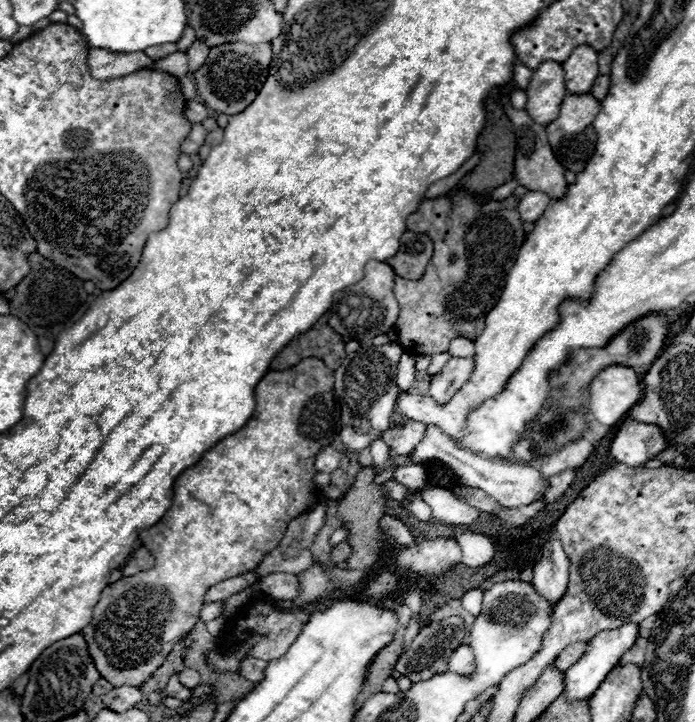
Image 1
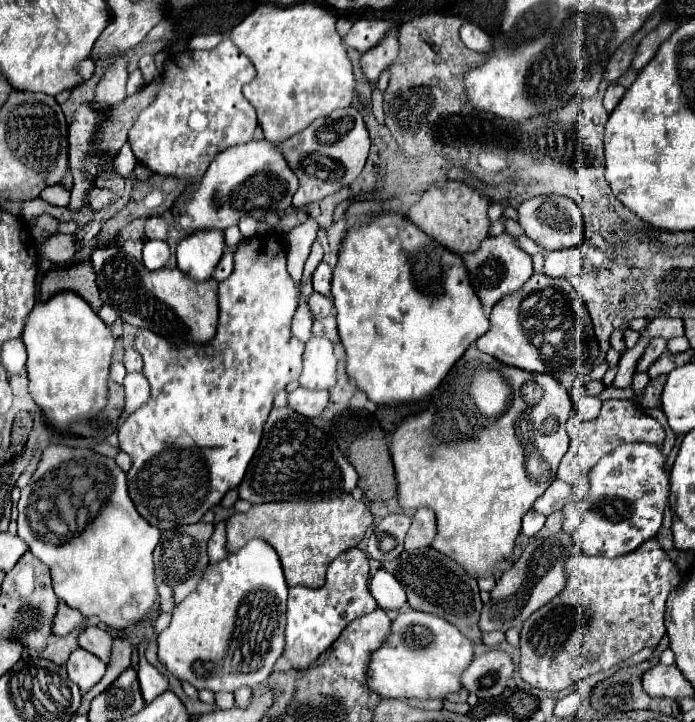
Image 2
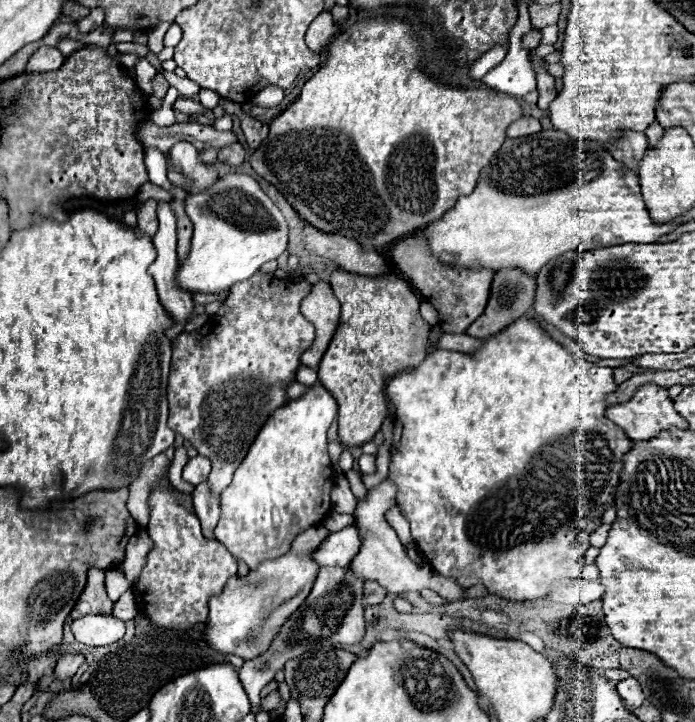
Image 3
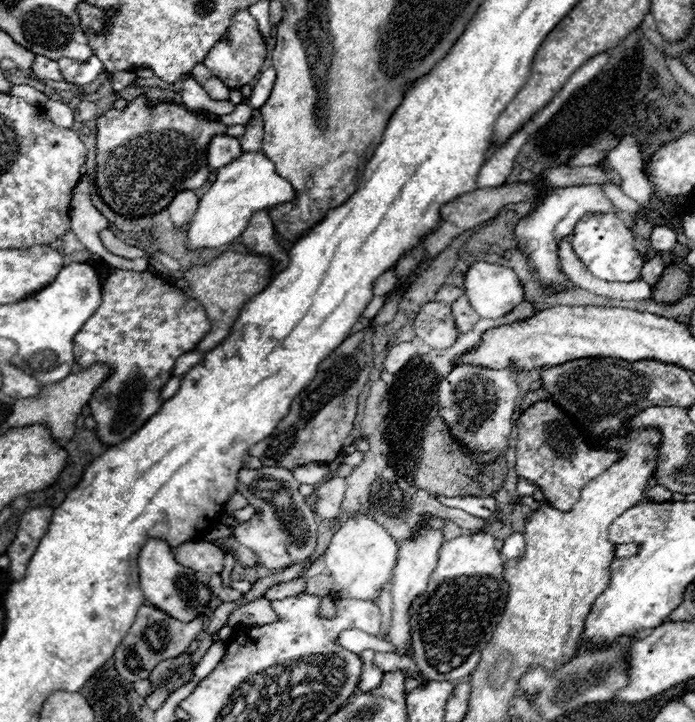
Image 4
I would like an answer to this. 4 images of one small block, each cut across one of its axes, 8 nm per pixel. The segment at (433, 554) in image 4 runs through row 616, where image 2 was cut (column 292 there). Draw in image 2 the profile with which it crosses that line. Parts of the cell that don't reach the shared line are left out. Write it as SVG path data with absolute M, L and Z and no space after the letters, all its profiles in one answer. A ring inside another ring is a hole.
M296 388L288 394L288 406L304 416L320 416L328 406L328 390Z

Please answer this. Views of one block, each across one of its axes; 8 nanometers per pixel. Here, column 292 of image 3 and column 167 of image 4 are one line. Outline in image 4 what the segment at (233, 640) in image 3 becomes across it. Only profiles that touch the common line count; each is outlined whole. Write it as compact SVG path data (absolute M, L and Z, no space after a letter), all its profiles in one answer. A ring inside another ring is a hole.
M150 538L142 546L138 556L138 574L140 574L140 590L144 592L144 598L156 608L170 612L170 616L178 620L194 620L194 616L198 616L198 612L202 612L202 608L212 600L212 592L200 580L200 576L194 570L176 564L176 560L170 554L170 544L166 540Z

